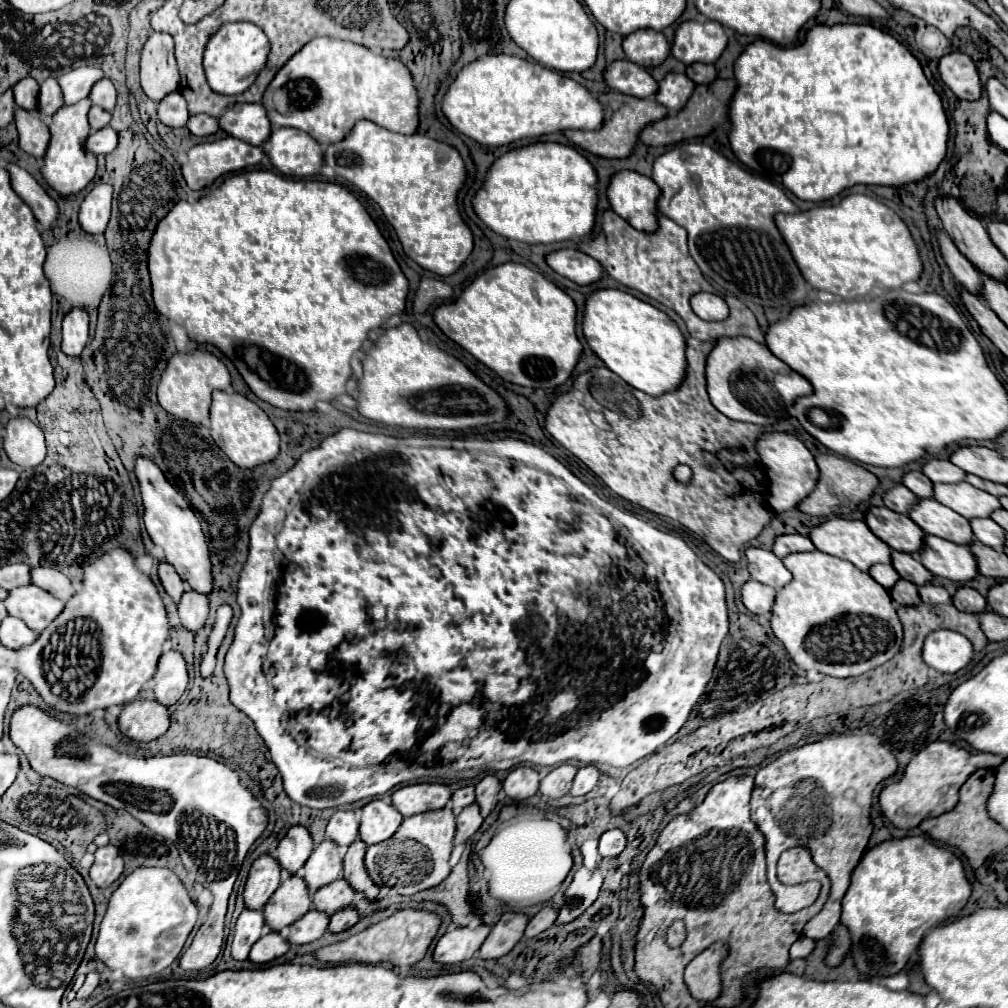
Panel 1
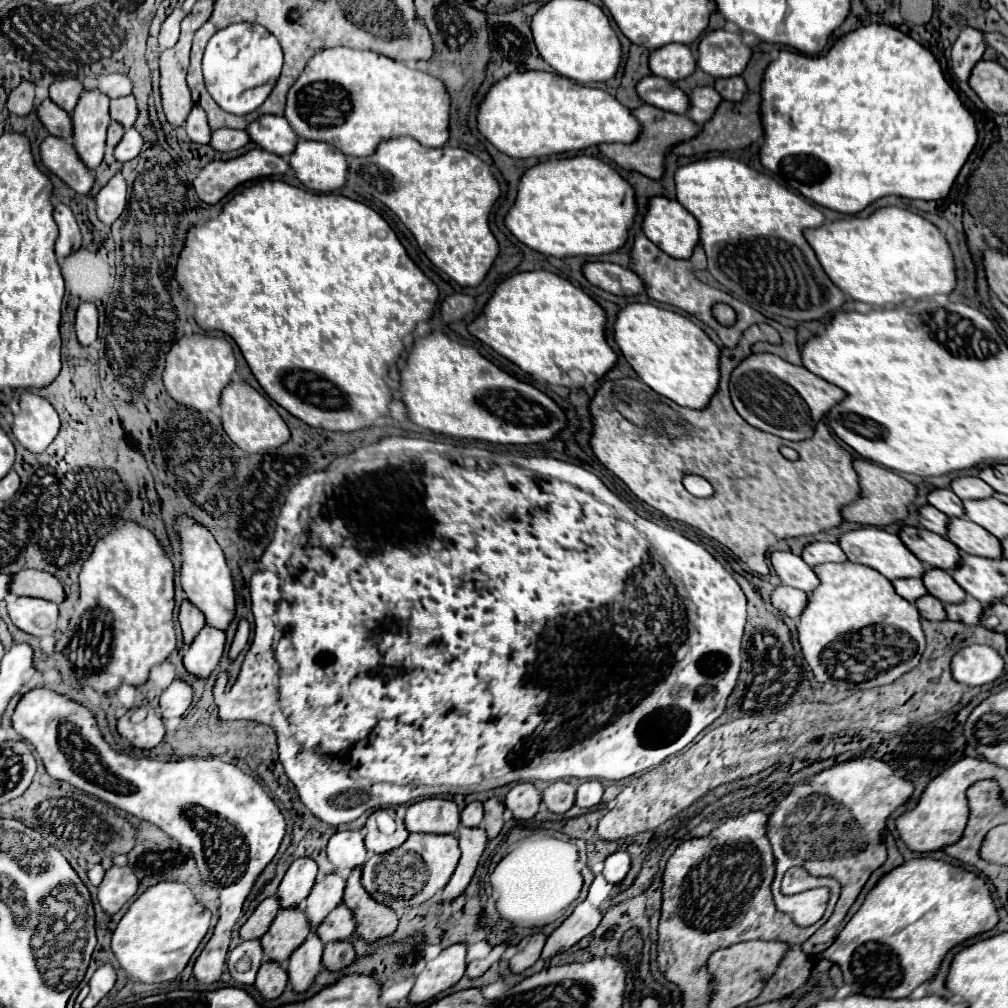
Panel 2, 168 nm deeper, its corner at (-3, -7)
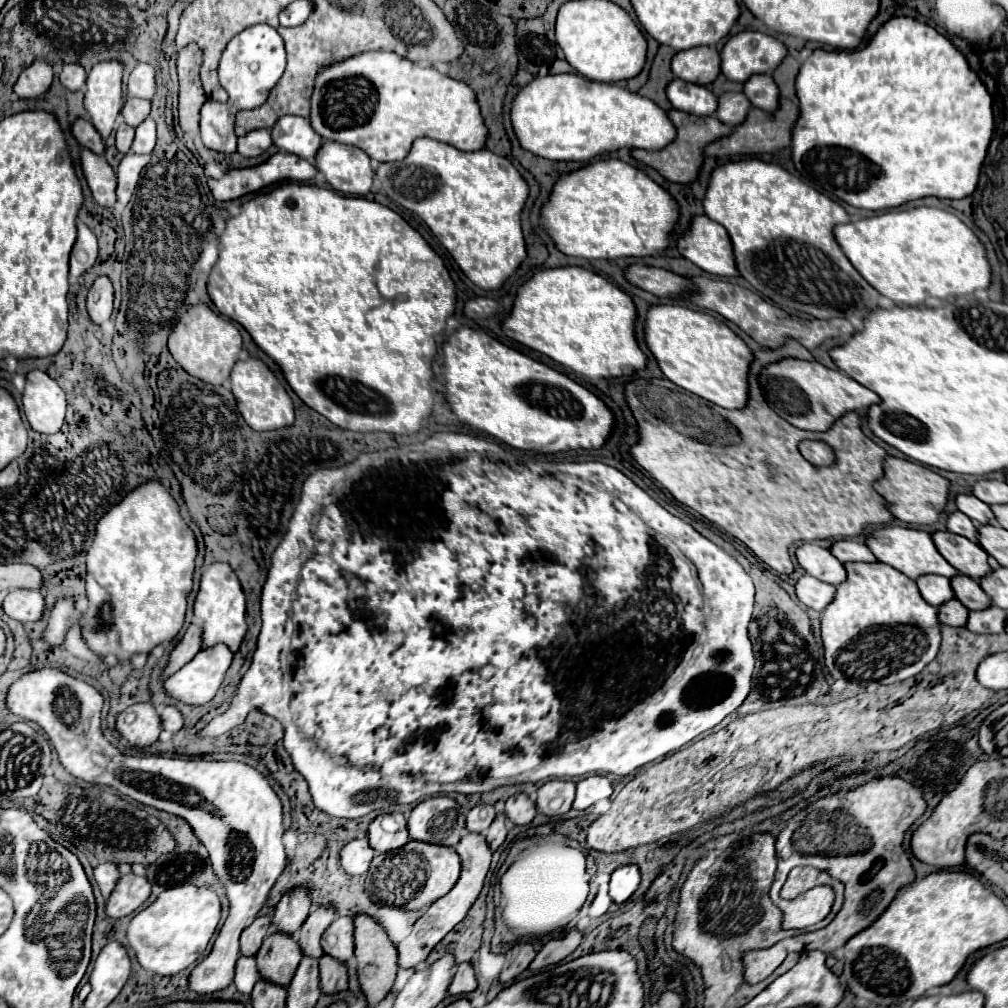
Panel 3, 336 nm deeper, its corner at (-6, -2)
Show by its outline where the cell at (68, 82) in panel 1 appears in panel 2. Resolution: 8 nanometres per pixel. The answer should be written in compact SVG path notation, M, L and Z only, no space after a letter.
M107 74L107 76L85 76L83 90L99 90L109 98L119 98L131 94L131 80L123 74Z

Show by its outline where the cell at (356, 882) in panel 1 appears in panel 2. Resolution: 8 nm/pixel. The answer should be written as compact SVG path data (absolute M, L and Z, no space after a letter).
M361 868L351 870L351 874L347 878L343 902L347 904L347 908L353 910L355 918L359 922L357 932L367 942L375 942L383 936L389 936L397 928L397 922L399 922L397 914L391 908L373 900L371 894L363 888Z

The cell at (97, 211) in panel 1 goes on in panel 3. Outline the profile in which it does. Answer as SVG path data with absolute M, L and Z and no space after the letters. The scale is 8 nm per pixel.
M124 155L118 167L118 207L124 207L130 201L140 179L140 171L146 167L146 163L150 163L150 155Z

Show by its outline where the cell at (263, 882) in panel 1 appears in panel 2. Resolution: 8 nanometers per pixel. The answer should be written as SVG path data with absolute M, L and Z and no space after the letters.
M265 898L263 902L259 902L255 912L241 926L241 930L239 930L241 938L243 940L261 938L267 932L267 928L273 922L273 918L277 916L277 910L279 910L279 900L277 898Z

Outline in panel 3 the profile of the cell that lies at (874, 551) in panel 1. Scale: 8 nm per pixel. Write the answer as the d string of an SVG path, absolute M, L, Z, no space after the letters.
M894 525L884 527L884 529L874 531L874 535L868 539L868 547L878 557L878 561L892 565L894 569L902 571L910 579L918 579L920 575L928 575L928 573L936 573L936 575L944 575L944 577L958 575L958 571L938 553L938 549L934 547L934 541L932 541L932 533L928 533L928 531L910 529L910 527L894 527Z

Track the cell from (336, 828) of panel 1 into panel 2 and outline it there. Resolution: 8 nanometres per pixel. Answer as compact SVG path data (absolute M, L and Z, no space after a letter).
M363 830L335 832L327 844L327 856L331 864L341 872L349 872L355 866L363 866L365 852L367 850L363 846Z

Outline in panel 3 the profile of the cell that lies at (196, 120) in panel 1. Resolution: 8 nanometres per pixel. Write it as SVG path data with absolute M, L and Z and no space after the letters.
M258 129L238 139L238 153L244 157L258 157L272 145L270 131Z

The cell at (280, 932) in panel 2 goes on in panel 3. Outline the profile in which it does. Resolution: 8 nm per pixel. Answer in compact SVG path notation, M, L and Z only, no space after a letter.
M270 933L264 939L260 951L256 953L260 979L266 979L280 987L288 987L300 959L302 951L298 949L296 937L284 933Z

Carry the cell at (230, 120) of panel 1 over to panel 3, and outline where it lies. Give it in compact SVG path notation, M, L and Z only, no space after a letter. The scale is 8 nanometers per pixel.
M286 115L278 119L278 123L272 127L270 133L272 133L274 145L280 151L298 155L308 161L314 161L314 155L318 153L318 147L322 145L322 137L318 137L318 133L312 131L310 119L306 117Z

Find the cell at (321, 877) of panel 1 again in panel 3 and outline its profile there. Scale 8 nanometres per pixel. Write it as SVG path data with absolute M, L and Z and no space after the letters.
M320 905L310 911L308 919L298 931L298 945L304 957L312 957L318 961L324 955L320 947L320 937L332 921L334 921L334 909L330 909L330 905Z

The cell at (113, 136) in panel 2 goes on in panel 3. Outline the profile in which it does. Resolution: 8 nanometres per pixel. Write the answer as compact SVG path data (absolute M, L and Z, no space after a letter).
M120 123L118 131L116 131L116 147L118 147L118 151L128 153L130 147L132 147L132 141L134 141L134 127L130 127L126 123Z

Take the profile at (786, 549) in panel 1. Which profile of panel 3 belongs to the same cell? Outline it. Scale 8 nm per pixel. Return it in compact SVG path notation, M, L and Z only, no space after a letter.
M840 539L834 541L834 545L830 547L830 551L844 563L848 561L866 561L866 563L876 563L878 559L874 557L874 553L866 547L866 543L862 541L852 541L852 539Z

